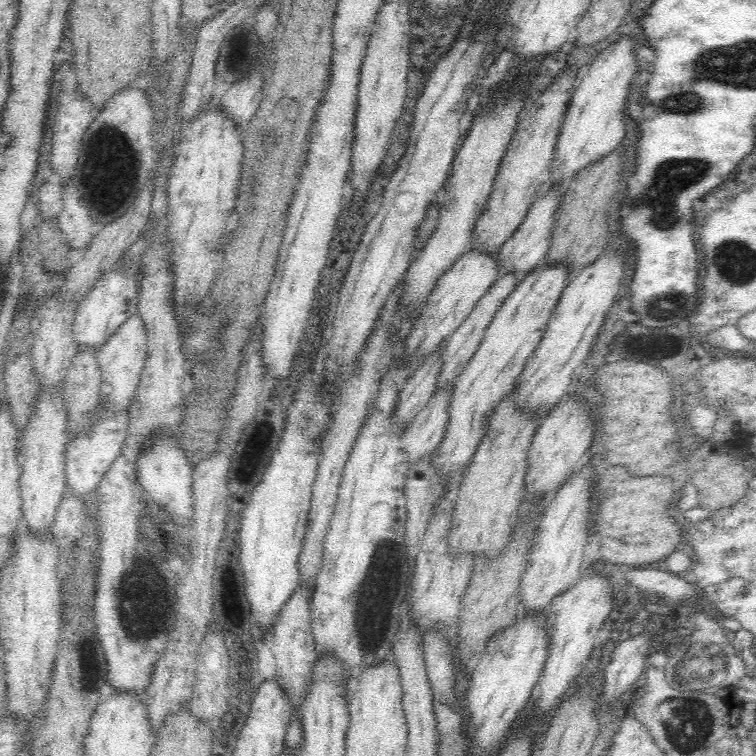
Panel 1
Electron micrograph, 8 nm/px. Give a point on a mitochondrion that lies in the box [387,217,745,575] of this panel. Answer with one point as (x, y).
(667, 309)

